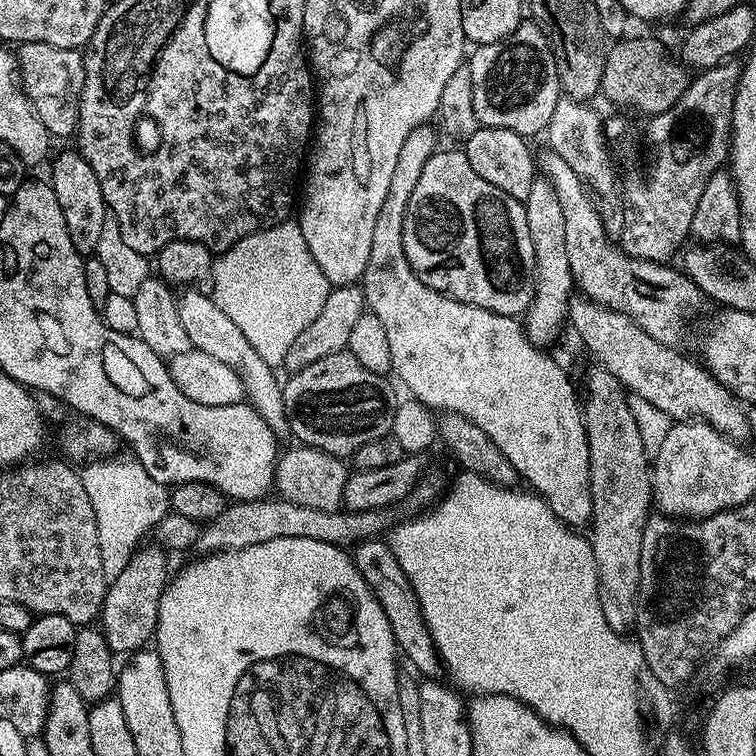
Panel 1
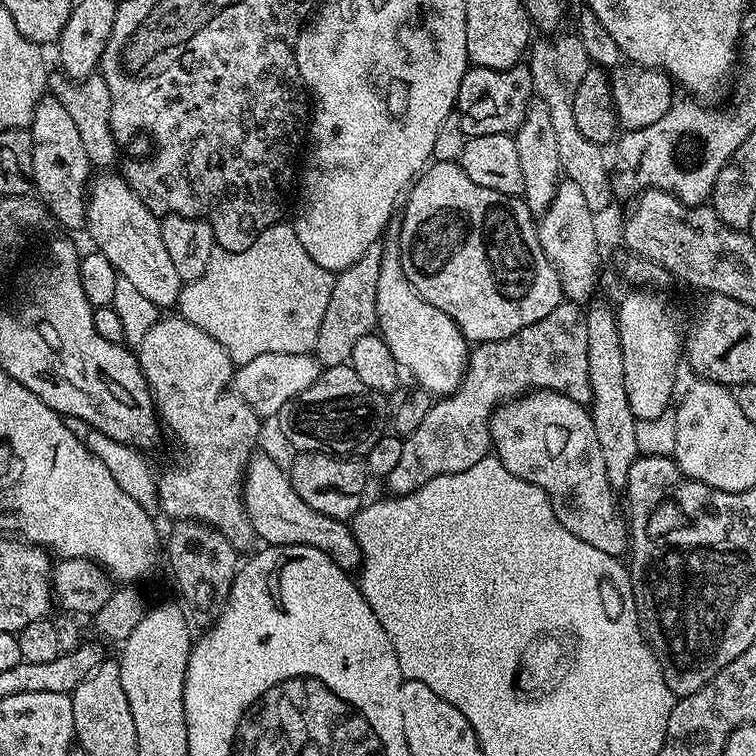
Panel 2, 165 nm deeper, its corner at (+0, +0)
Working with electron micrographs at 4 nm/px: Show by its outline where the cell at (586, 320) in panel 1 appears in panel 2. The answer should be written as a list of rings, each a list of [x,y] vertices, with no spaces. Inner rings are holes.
[[[564,178],[548,203],[547,210],[539,213],[536,225],[538,242],[558,274],[565,297],[581,306],[587,305],[596,296],[596,283],[600,280],[600,244],[596,241],[596,220],[590,206],[586,206],[582,186]]]

